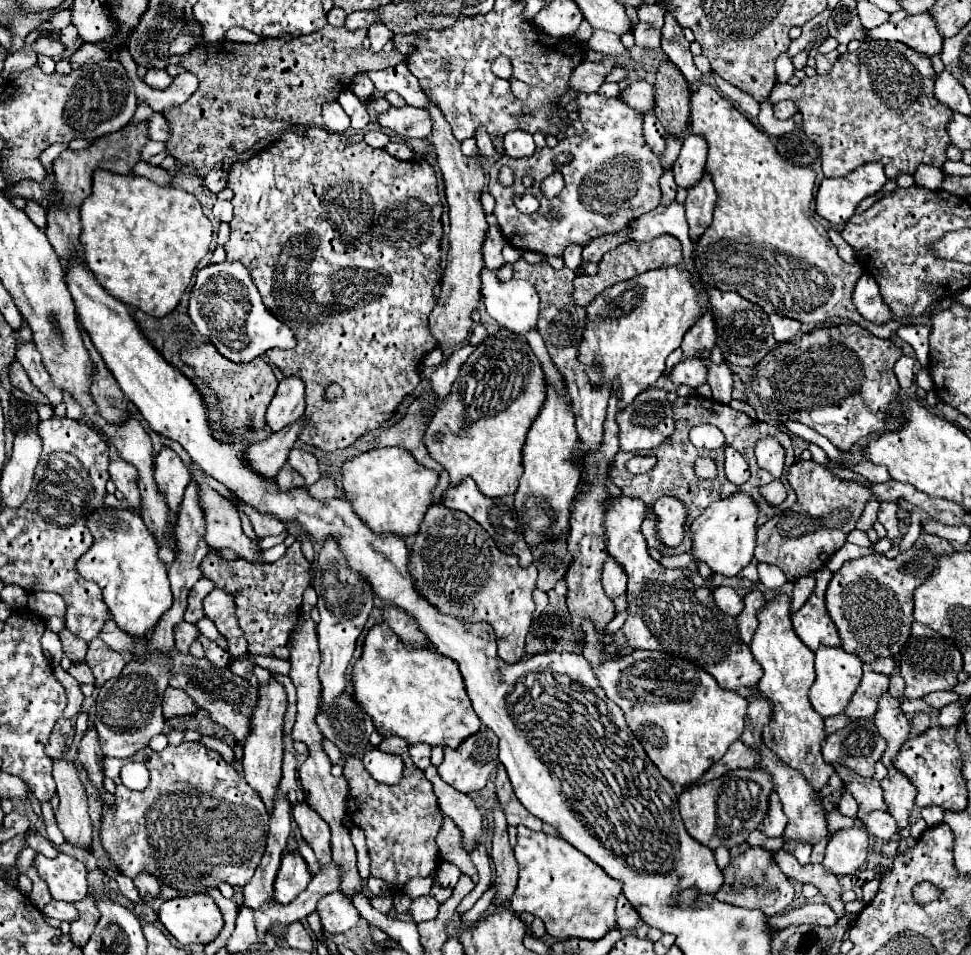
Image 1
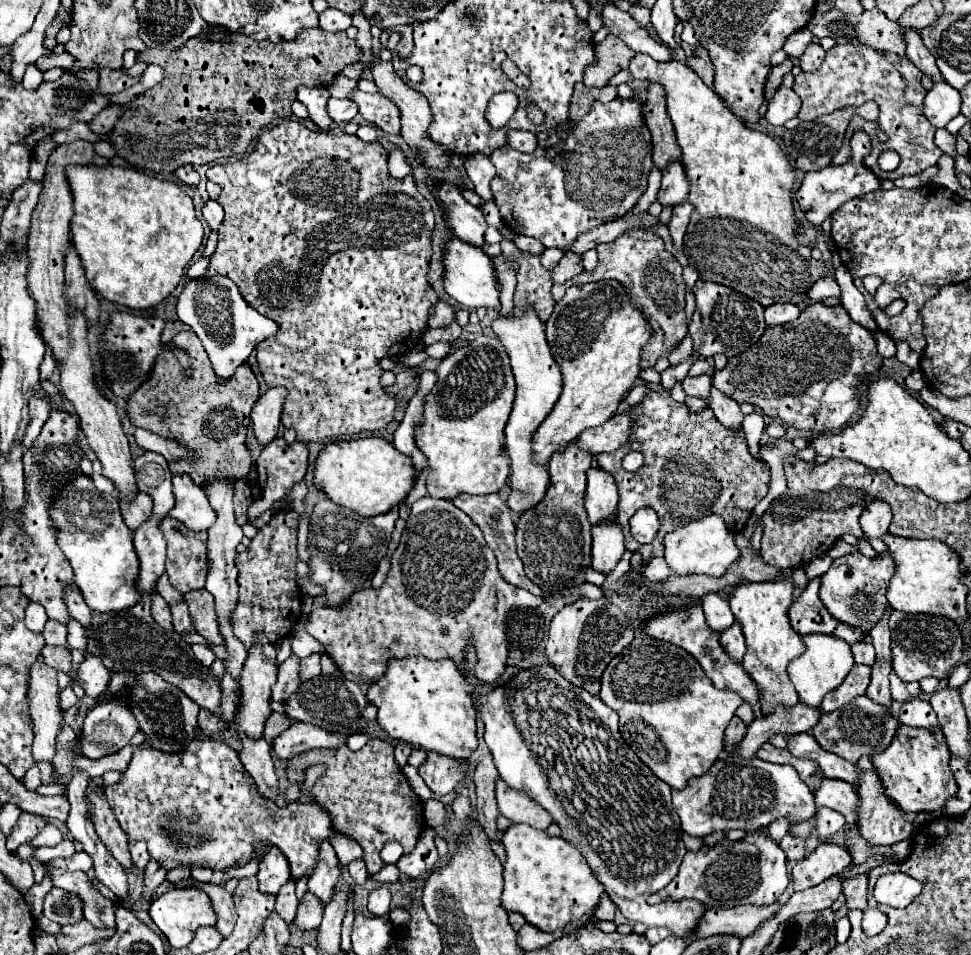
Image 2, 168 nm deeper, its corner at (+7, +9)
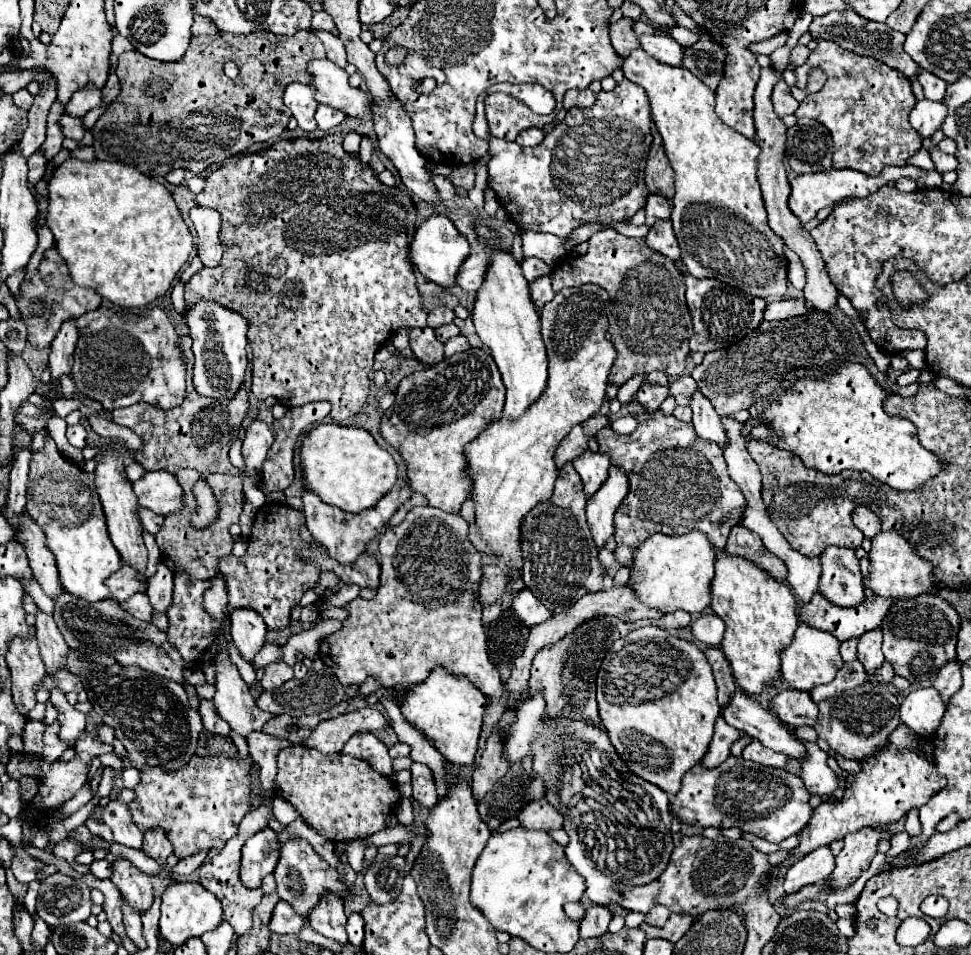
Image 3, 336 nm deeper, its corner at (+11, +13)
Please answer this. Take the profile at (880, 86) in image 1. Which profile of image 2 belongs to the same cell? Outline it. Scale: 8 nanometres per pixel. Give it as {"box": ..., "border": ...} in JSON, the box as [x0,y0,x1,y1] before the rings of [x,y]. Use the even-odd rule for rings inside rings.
{"box":[794,45,942,179],"border":[[[836,45],[830,49],[820,65],[818,71],[812,73],[800,73],[794,79],[794,91],[802,99],[802,109],[798,113],[800,121],[814,121],[826,113],[832,113],[834,109],[842,107],[860,107],[862,103],[876,99],[880,113],[878,121],[866,121],[864,117],[856,115],[850,121],[850,127],[846,131],[842,149],[834,155],[832,165],[842,165],[850,159],[850,137],[854,131],[862,129],[870,135],[872,141],[872,153],[866,157],[866,165],[876,173],[878,179],[898,179],[904,175],[918,175],[924,169],[938,163],[942,151],[934,145],[934,133],[936,127],[926,121],[926,115],[922,113],[922,101],[926,97],[926,89],[920,83],[922,71],[908,59],[898,57],[896,53],[878,53],[878,49],[868,49],[866,45]],[[884,131],[888,135],[888,141],[878,141],[876,133]],[[892,149],[900,155],[898,169],[884,173],[878,165],[878,157],[882,151]]]}

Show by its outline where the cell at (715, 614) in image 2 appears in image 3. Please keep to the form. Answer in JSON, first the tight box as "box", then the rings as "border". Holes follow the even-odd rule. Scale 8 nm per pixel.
{"box":[692,613,724,645],"border":[[[704,613],[692,623],[692,635],[706,645],[720,645],[724,635],[724,621],[714,613]]]}

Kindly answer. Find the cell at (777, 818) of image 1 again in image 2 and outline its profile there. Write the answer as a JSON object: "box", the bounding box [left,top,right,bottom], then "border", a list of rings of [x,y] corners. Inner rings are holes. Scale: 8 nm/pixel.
{"box":[650,829,788,907],"border":[[[764,829],[748,833],[742,841],[722,841],[710,847],[706,853],[688,851],[678,875],[658,893],[650,895],[650,903],[660,903],[666,899],[698,899],[708,907],[734,907],[734,905],[770,905],[780,899],[788,885],[786,855],[772,841]]]}

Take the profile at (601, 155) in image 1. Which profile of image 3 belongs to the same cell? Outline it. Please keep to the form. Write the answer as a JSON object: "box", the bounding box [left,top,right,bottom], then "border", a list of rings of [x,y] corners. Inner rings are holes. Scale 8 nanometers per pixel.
{"box":[472,79,652,237],"border":[[[624,79],[610,93],[600,91],[592,107],[568,109],[562,123],[558,123],[550,133],[546,133],[544,141],[536,147],[522,147],[518,143],[500,141],[490,135],[485,117],[484,99],[488,93],[498,91],[520,99],[534,113],[540,113],[540,115],[550,115],[556,103],[554,103],[552,93],[538,83],[498,83],[482,91],[476,103],[472,129],[478,137],[484,137],[488,141],[490,153],[492,153],[492,159],[488,163],[488,171],[490,171],[488,185],[498,193],[502,207],[522,231],[530,229],[530,231],[540,231],[540,233],[552,233],[556,237],[568,237],[576,227],[584,223],[610,225],[614,221],[628,221],[638,209],[646,205],[648,189],[644,183],[644,165],[646,165],[648,151],[652,145],[652,131],[650,131],[652,119],[650,119],[648,97],[646,97],[646,91],[642,91],[642,87]]]}

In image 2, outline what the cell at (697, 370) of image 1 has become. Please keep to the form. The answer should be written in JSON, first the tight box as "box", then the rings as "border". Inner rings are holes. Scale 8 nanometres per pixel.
{"box":[682,375,710,399],"border":[[[686,375],[686,379],[682,379],[682,387],[686,391],[686,395],[694,395],[694,397],[702,397],[706,399],[708,393],[710,393],[710,377],[708,375]]]}

